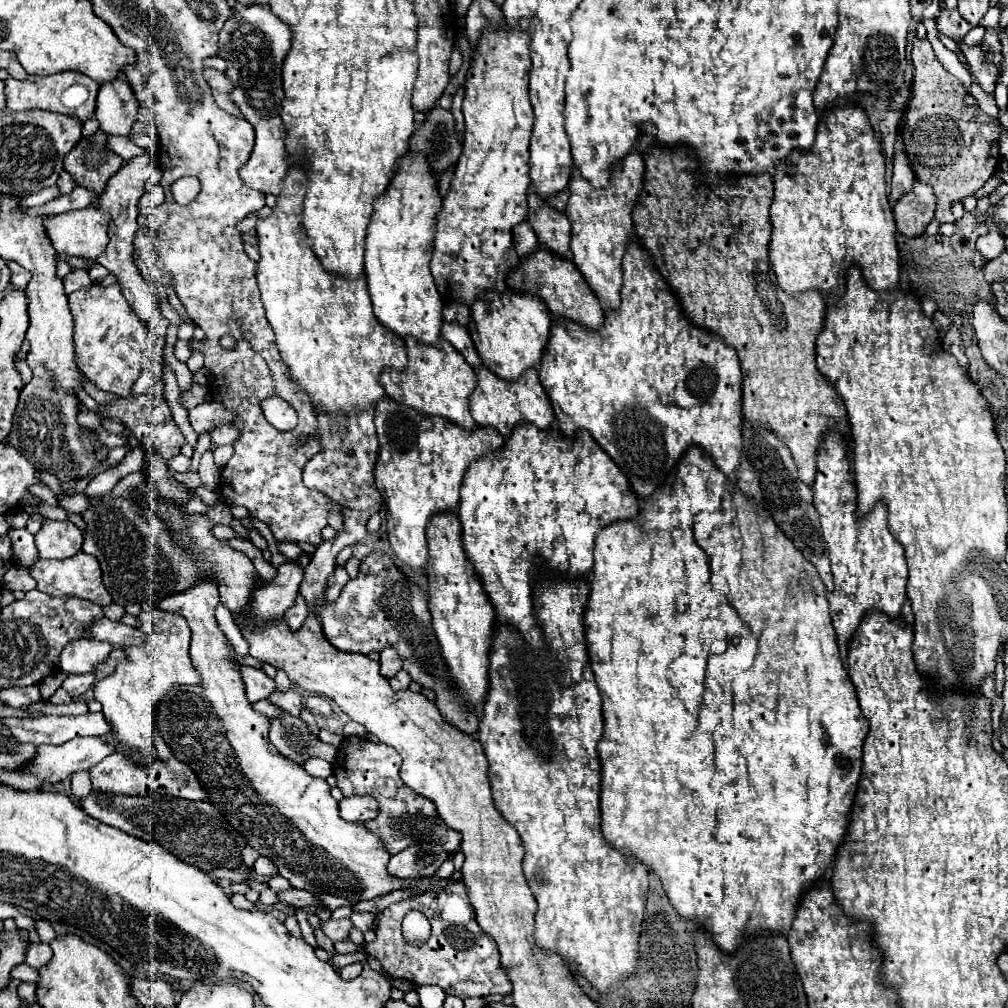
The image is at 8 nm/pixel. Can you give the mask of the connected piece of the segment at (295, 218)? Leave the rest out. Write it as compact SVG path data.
M301 162L291 164L271 216L257 220L261 254L257 284L267 320L277 338L277 348L293 380L305 388L315 404L325 406L327 412L353 412L367 404L375 406L385 396L379 374L385 366L405 370L407 348L401 336L389 332L375 318L365 276L347 280L321 266L299 218L305 190L305 166Z

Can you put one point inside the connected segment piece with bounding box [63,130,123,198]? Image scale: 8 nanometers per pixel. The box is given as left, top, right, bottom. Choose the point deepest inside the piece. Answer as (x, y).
(91, 163)

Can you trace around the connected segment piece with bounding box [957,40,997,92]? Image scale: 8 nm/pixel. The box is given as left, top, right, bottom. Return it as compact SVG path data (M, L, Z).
M957 40L957 46L961 48L961 52L965 54L969 66L971 66L971 74L977 78L977 82L983 86L985 92L993 92L995 84L997 84L997 68L993 62L989 62L983 54L983 50L977 46L967 46L963 40Z

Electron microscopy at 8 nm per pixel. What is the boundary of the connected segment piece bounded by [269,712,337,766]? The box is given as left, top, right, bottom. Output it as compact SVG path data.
M283 712L279 720L271 722L269 738L283 756L295 760L301 766L313 756L323 758L327 762L335 762L337 758L337 748L313 738L307 730L307 724L287 712Z

